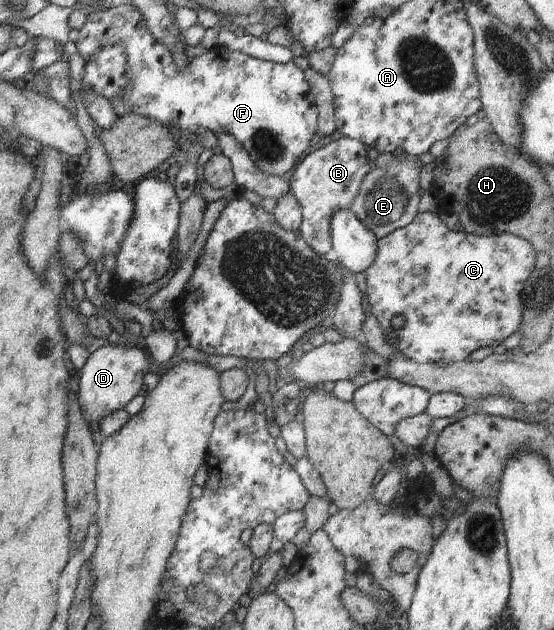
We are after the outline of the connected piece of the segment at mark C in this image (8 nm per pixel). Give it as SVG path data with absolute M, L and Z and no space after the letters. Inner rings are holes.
M430 212L419 213L415 220L408 224L408 226L397 229L385 238L378 239L376 242L376 260L370 268L366 268L366 290L365 296L372 307L372 314L378 320L380 328L382 328L385 339L397 351L416 362L434 362L439 364L453 364L454 362L461 362L478 349L490 347L495 348L509 337L512 336L520 328L522 324L522 308L524 304L520 302L520 292L524 290L524 282L526 278L535 270L537 252L532 246L520 239L518 236L512 234L499 234L493 236L476 236L468 234L465 231L452 232L446 224L440 221L437 214L430 214ZM398 314L402 314L406 318L404 324L398 328L392 328L391 321Z

